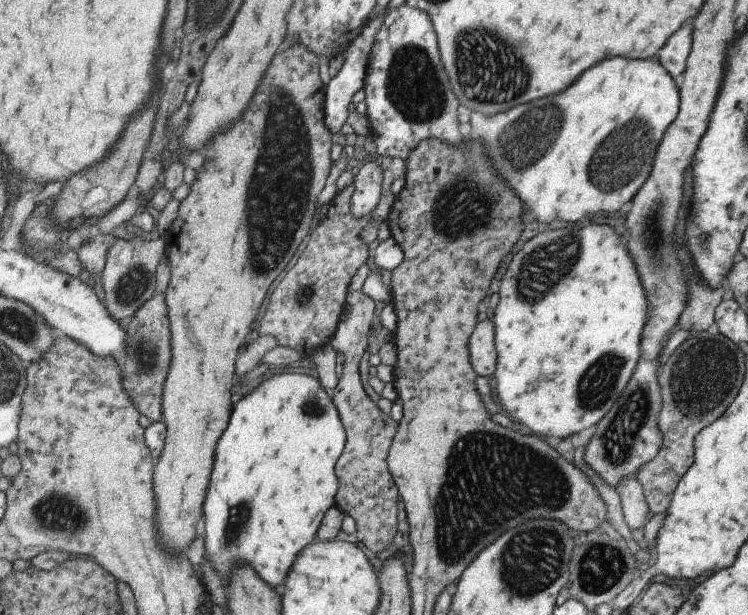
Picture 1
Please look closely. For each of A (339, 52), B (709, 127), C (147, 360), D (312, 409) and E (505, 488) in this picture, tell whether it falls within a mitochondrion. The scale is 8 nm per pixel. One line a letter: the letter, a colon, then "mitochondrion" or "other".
A: other
B: other
C: mitochondrion
D: mitochondrion
E: mitochondrion

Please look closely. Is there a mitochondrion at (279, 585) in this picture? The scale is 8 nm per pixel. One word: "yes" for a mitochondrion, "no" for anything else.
no

